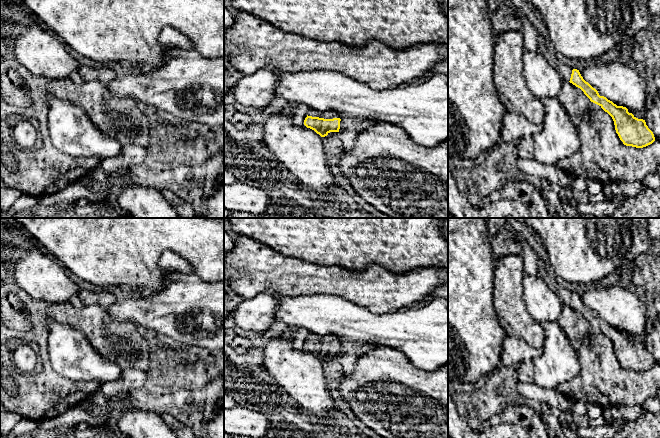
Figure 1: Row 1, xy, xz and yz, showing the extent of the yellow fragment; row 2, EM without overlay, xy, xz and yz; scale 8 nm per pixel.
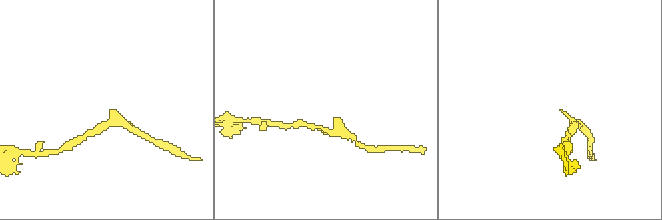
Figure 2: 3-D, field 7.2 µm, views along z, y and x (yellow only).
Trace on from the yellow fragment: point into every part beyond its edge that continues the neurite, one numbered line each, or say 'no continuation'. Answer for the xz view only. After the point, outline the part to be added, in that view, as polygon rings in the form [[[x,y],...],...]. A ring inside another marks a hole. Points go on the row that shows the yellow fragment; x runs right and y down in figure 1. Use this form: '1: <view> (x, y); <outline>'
1: xz (329, 114); [[[310,108],[307,115],[312,116],[312,117],[324,118],[324,119],[340,118],[339,114],[333,110],[320,112],[320,111],[313,110]]]

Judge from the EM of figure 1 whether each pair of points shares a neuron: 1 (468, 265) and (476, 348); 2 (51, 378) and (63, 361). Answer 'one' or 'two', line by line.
1: one
2: two

